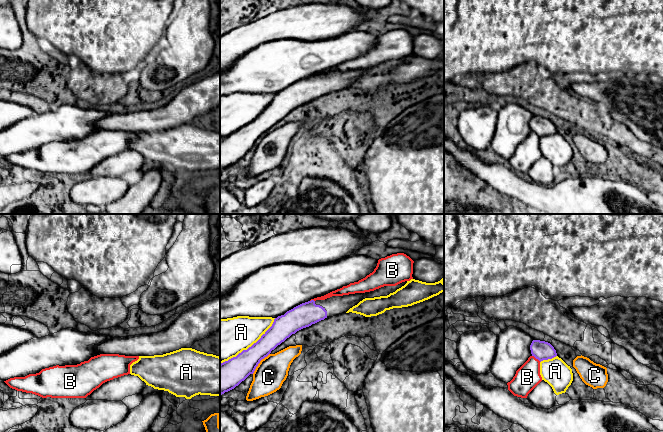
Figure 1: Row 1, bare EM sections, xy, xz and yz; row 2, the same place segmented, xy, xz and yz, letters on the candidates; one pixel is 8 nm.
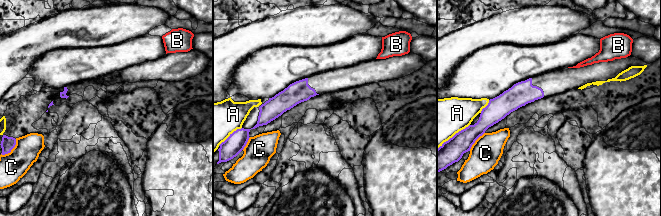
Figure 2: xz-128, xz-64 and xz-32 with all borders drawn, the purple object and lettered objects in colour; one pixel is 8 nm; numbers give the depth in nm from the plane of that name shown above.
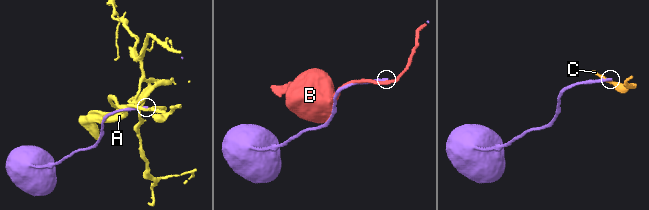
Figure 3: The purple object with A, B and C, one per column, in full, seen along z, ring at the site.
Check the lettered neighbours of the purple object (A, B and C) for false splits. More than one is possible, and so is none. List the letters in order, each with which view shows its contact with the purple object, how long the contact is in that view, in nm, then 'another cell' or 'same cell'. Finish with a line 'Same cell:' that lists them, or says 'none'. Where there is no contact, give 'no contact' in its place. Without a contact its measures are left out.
A: xz | 600 nm | another cell
B: yz | 90 nm | another cell
C: xz | 220 nm | another cell
Same cell: none

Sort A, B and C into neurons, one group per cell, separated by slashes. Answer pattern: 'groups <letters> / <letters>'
groups A / B / C

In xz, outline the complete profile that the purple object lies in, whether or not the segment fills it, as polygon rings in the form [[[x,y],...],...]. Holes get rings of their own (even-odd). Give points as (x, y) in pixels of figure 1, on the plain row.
[[[407,57],[396,62],[384,62],[365,69],[332,72],[325,76],[311,76],[278,92],[256,119],[236,133],[220,140],[220,172],[234,165],[250,150],[253,150],[260,137],[292,110],[327,93],[346,89],[365,74],[387,72],[406,59]]]

